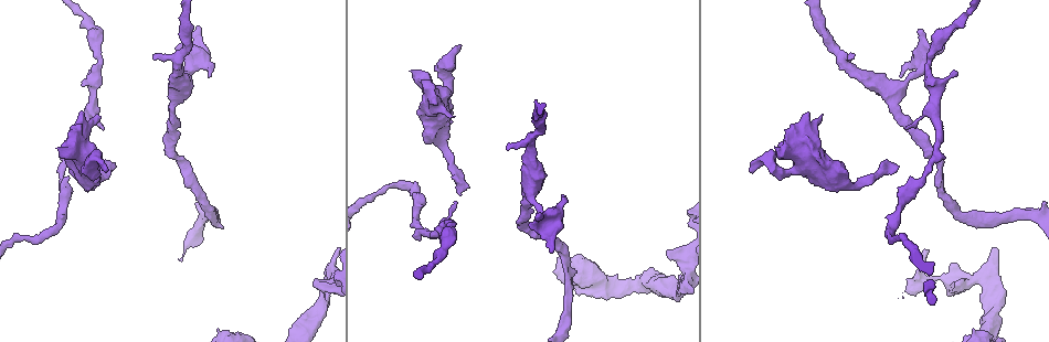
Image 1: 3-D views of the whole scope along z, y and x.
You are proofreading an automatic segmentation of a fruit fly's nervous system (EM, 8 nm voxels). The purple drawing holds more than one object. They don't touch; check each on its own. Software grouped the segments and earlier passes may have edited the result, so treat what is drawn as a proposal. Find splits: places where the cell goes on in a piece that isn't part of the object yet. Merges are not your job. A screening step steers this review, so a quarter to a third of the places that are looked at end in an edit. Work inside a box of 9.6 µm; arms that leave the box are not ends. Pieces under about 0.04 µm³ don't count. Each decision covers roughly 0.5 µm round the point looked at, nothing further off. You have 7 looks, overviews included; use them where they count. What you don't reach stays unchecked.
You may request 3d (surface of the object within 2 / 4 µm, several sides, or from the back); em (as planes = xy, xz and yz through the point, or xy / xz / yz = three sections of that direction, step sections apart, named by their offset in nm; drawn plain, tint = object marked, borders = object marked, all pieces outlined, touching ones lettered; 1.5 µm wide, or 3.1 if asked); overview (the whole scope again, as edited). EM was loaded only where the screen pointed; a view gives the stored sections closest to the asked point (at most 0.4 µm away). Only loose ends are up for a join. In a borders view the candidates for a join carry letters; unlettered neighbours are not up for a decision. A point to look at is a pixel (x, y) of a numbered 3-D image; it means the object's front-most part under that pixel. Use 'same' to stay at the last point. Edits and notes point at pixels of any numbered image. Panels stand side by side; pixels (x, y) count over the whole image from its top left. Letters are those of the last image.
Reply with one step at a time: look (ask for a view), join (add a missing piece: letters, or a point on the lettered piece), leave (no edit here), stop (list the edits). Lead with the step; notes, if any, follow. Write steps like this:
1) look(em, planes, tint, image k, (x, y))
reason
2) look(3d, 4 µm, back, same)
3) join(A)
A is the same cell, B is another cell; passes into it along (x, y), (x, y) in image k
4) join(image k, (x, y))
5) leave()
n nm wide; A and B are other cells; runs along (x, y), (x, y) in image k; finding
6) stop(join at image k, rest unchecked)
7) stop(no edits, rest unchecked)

look(3d, 2 µm, image 1, (457, 46))
free end

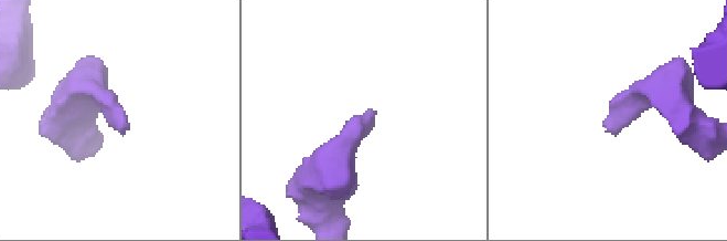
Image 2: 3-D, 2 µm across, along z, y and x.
look(em, xy, step 4, borders, image 2, (366, 120))
shape alone is not enough

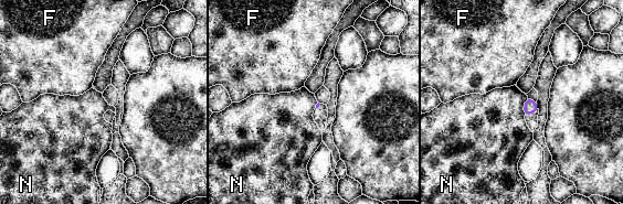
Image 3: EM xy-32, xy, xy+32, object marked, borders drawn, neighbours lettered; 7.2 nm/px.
leave()
N touches over 160 nm; F and N are other cells; no lettered piece goes on from it

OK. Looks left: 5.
look(em, yz, step 4, borders, image 1, (819, 118))
stops while still wide

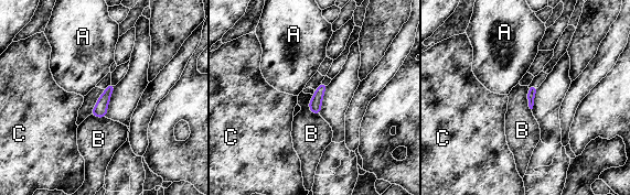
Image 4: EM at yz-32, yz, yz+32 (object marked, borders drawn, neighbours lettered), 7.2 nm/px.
look(em, planes, borders, same)
another direction

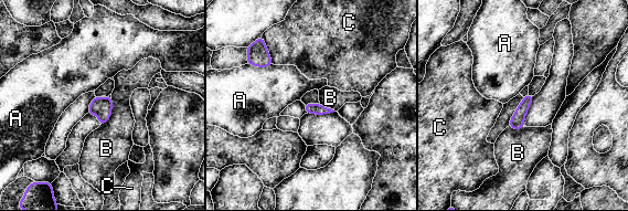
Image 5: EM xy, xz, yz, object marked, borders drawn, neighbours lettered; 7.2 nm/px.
leave()
A, B and C are other cells; border along (112, 97), (110, 117), (99, 126) in image 5; no lettered piece goes on from it

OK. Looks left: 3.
look(3d, 4 µm, image 1, (458, 193))
an open end

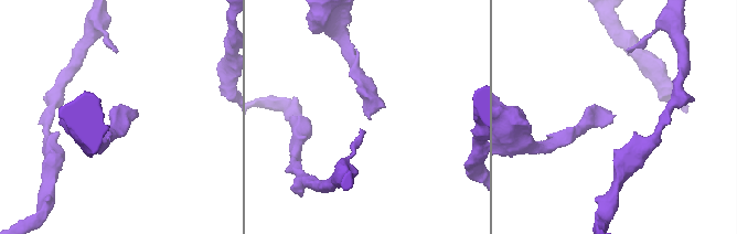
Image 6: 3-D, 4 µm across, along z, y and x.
look(em, yz, step 8, tint, image 6, (616, 115))
need the tissue

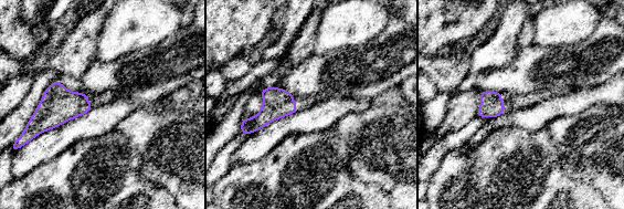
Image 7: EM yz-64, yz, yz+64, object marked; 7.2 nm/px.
look(em, yz, step 8, borders, same)

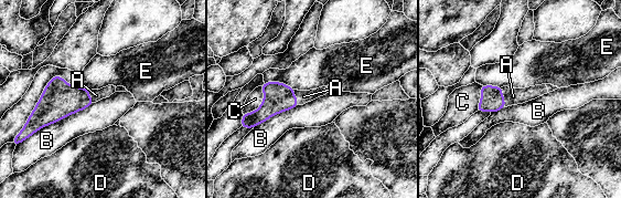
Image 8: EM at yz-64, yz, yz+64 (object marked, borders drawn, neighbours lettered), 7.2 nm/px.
join(A)
A is the same cell, B, C, D and E are other cells; passes into it along (492, 100), (503, 97), (513, 96) in image 8; it goes on there

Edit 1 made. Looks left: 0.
stop(join at image 8, rest unchecked)

